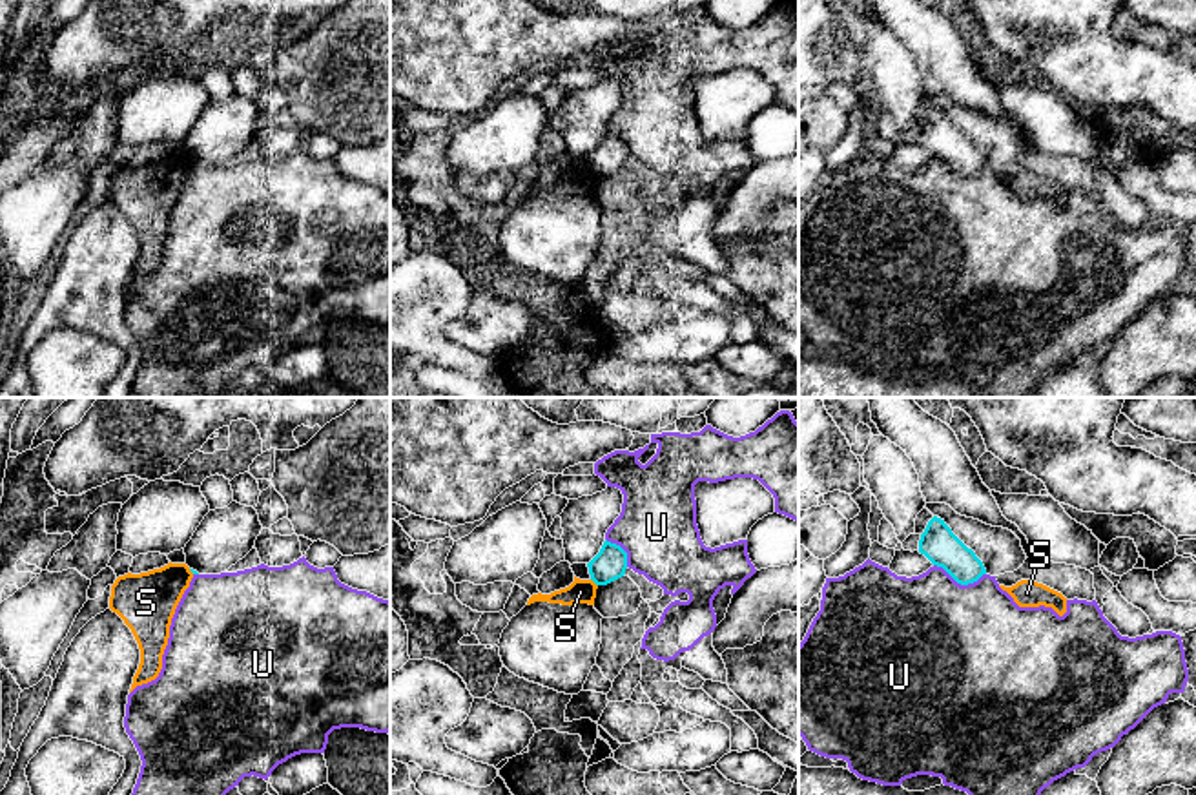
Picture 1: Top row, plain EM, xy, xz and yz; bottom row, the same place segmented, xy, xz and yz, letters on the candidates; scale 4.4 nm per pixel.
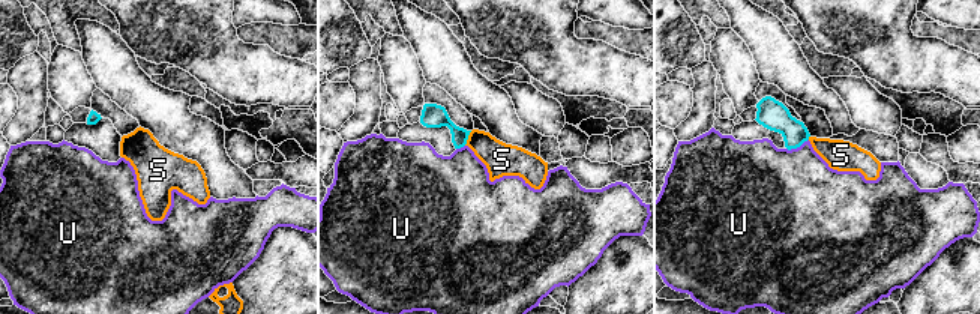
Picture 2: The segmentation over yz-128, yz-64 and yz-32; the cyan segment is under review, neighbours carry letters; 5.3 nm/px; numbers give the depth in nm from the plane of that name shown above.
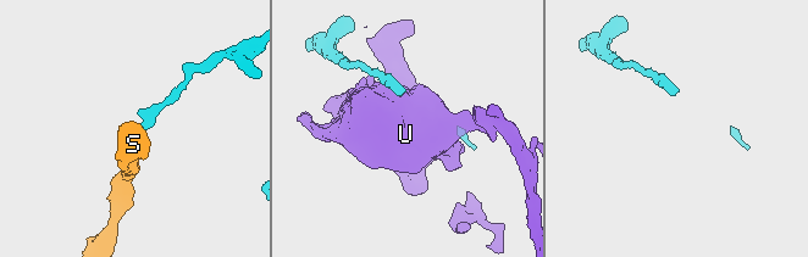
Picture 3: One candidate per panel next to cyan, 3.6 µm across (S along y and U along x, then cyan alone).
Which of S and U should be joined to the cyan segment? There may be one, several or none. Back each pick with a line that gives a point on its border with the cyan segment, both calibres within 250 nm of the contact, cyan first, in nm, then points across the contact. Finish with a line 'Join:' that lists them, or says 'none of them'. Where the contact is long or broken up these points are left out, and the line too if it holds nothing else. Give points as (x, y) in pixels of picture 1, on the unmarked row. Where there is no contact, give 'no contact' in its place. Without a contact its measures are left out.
Join: none of them

